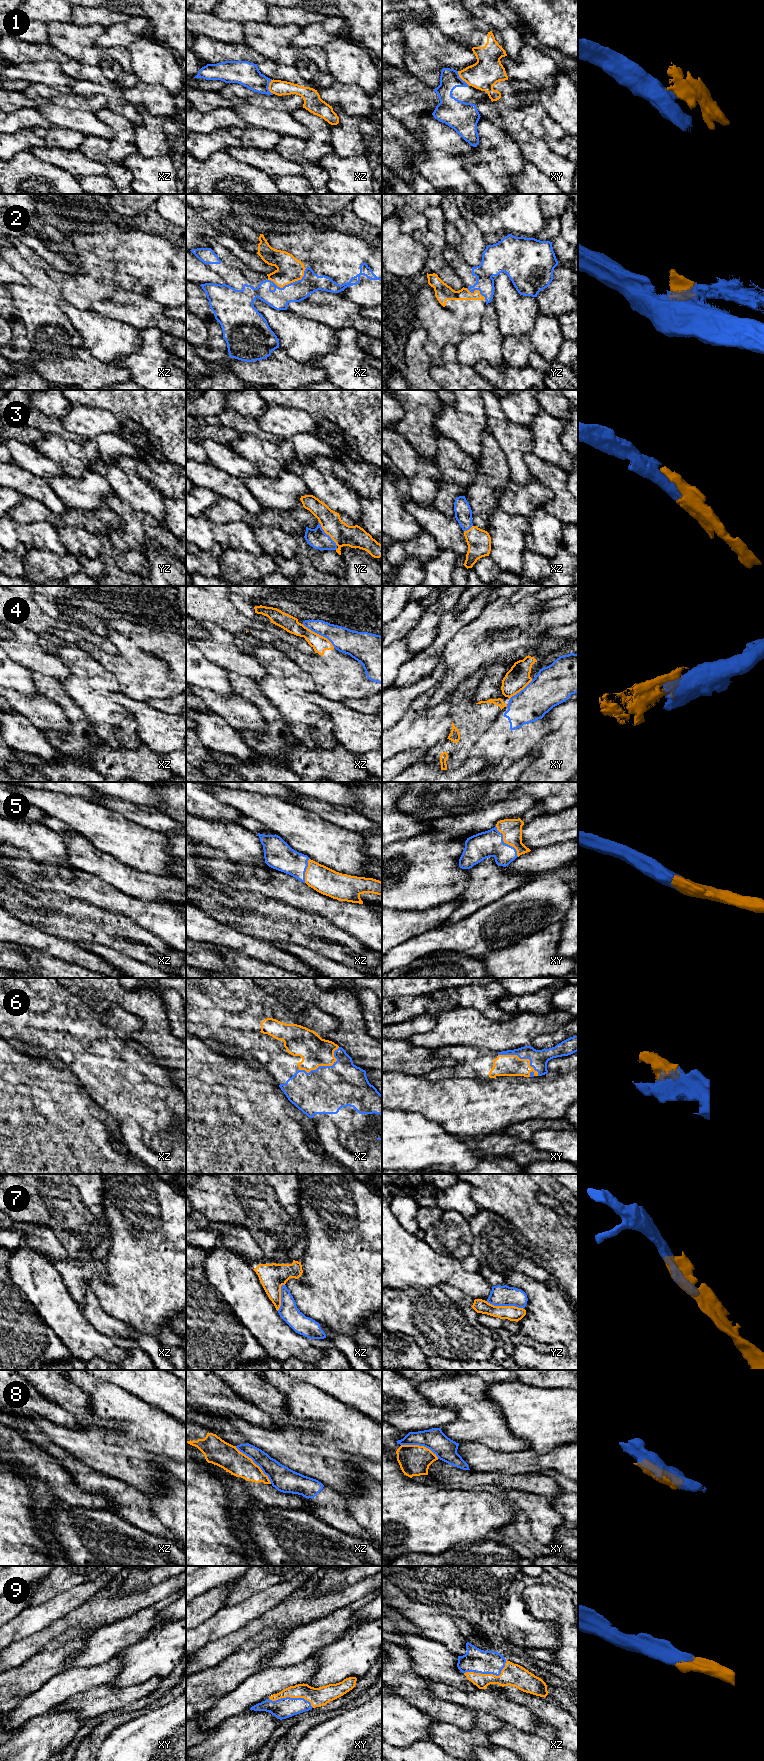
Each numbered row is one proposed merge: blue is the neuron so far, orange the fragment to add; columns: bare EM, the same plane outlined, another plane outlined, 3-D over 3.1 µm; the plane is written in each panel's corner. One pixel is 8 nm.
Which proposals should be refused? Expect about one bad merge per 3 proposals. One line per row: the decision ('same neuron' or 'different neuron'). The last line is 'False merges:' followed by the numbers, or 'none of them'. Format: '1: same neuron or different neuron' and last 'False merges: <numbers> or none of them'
1: different neuron
2: different neuron
3: same neuron
4: different neuron
5: same neuron
6: same neuron
7: different neuron
8: different neuron
9: same neuron
False merges: 1, 2, 4, 7, 8

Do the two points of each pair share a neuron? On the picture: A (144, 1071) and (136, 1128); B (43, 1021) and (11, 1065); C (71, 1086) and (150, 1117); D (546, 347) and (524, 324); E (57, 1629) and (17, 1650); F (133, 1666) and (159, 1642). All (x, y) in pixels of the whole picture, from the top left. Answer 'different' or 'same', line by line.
A: same
B: different
C: different
D: different
E: same
F: same

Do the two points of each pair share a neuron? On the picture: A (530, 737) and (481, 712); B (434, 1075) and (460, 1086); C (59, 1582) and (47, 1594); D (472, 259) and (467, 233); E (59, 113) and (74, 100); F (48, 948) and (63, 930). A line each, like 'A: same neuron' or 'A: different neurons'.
A: same neuron
B: different neurons
C: same neuron
D: same neuron
E: different neurons
F: different neurons

